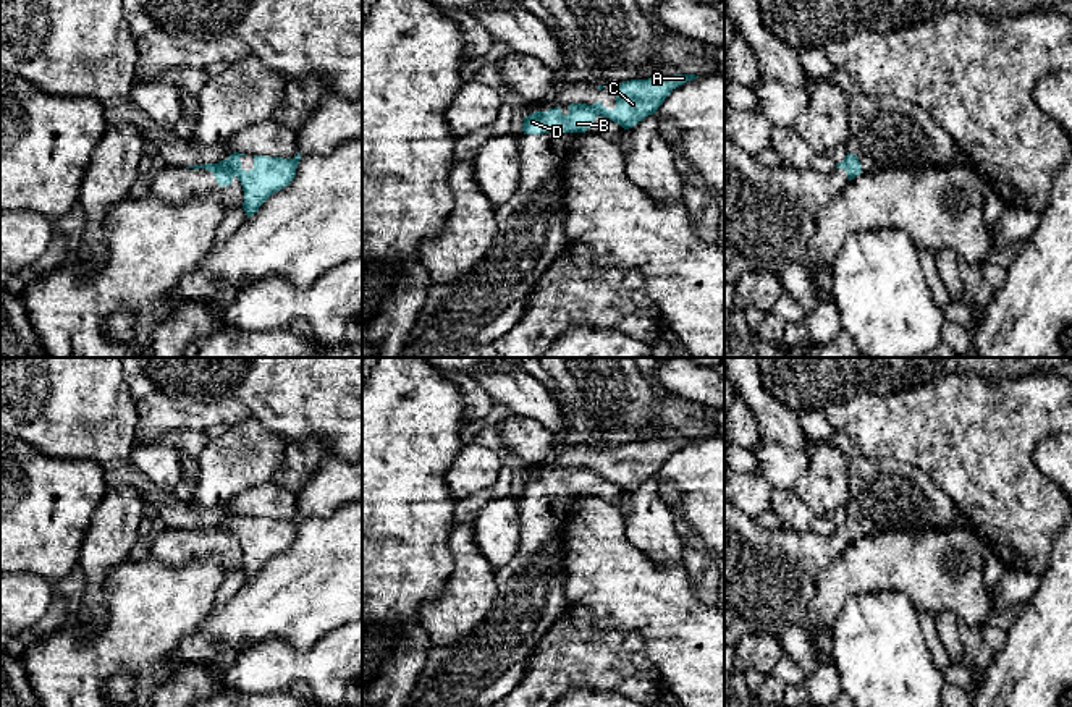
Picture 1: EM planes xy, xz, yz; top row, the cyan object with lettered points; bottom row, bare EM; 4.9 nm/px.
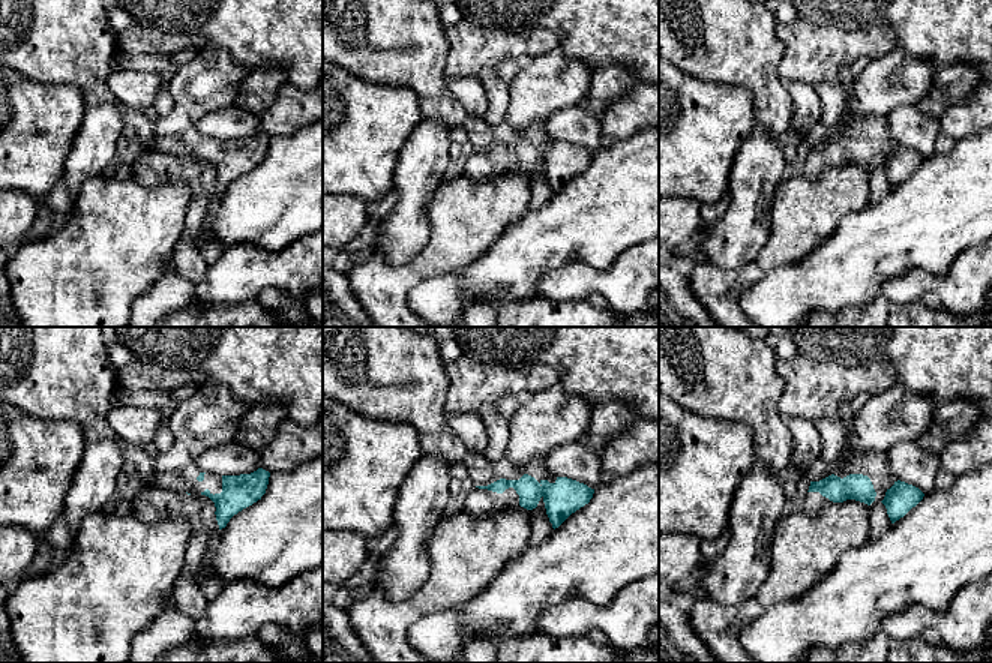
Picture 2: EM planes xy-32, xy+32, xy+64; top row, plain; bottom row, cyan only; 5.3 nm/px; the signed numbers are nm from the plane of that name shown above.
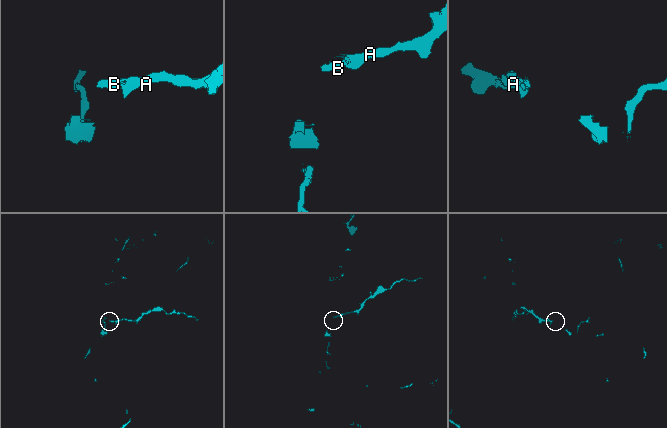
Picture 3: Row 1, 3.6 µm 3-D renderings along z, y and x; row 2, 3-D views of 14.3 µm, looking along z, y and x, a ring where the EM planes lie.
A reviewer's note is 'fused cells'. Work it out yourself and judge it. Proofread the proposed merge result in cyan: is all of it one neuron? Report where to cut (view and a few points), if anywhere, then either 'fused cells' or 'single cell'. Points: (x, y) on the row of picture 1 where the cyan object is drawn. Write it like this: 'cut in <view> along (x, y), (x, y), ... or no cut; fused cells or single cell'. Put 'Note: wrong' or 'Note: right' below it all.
cut in xy along (227, 159), (228, 169), (235, 175); fused cells
Note: right

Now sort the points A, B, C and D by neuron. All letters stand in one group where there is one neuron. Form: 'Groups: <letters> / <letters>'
Groups: A C / B D

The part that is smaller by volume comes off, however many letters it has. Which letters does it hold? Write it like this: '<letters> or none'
B, D

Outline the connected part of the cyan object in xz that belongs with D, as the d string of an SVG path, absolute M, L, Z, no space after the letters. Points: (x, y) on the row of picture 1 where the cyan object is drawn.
M571 104L568 108L568 115L563 115L559 107L530 113L522 123L524 134L585 133L598 116L587 104Z

